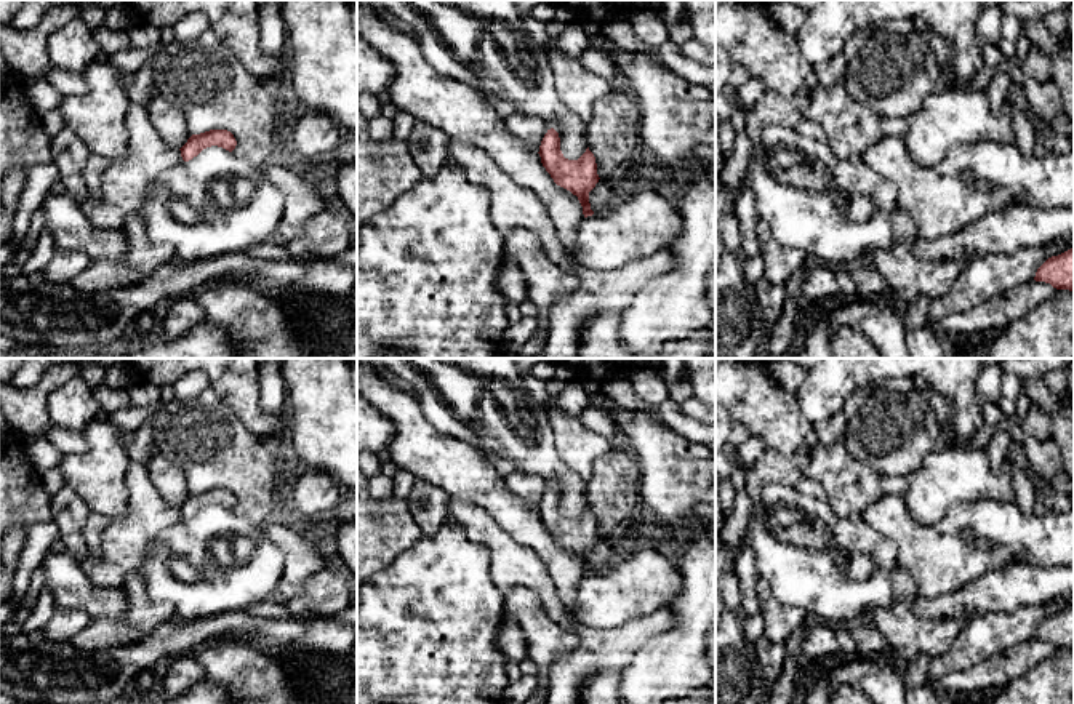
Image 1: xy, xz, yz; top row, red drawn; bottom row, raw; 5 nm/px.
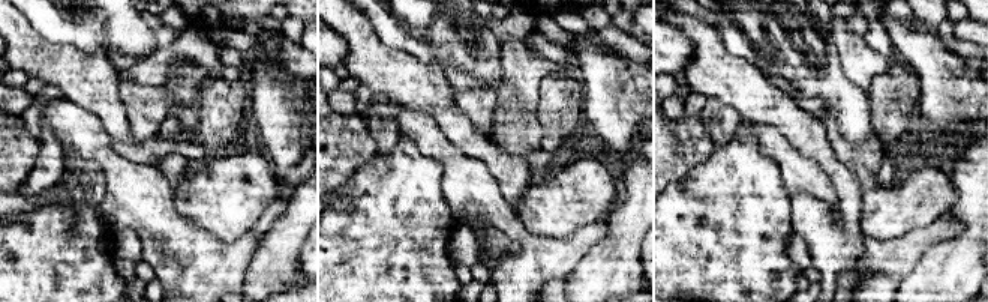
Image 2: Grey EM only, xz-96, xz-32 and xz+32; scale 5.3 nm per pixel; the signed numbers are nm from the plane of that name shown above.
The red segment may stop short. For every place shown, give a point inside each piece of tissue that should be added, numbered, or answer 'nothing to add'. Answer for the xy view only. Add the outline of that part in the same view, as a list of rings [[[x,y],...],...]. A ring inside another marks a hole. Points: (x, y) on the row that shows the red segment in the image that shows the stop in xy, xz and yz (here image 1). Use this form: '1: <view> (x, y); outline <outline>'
nothing to add

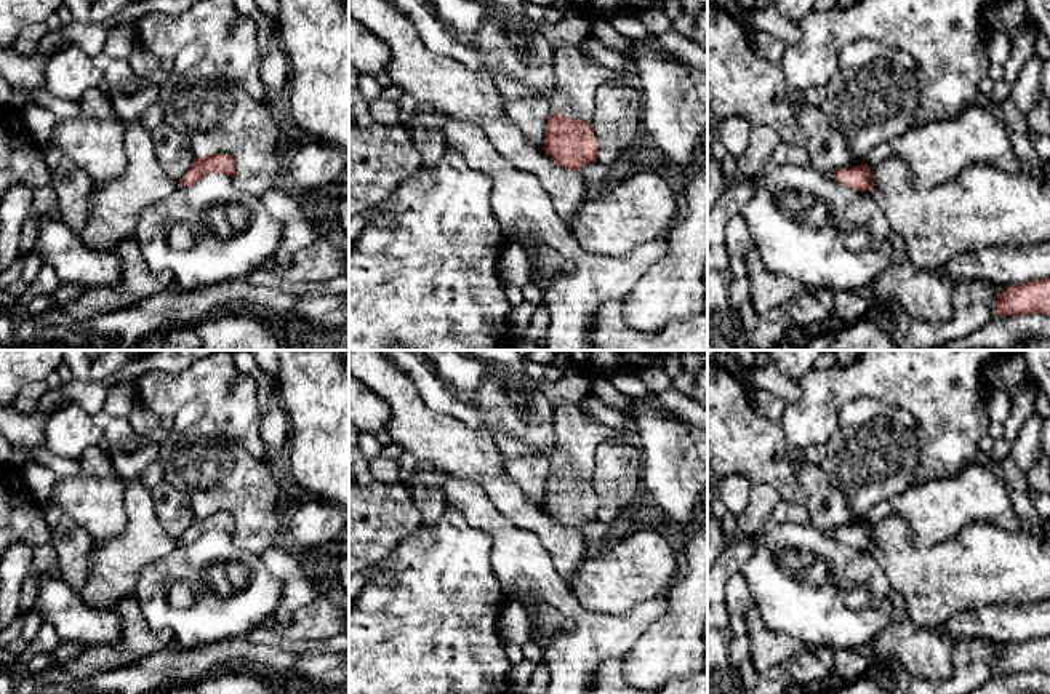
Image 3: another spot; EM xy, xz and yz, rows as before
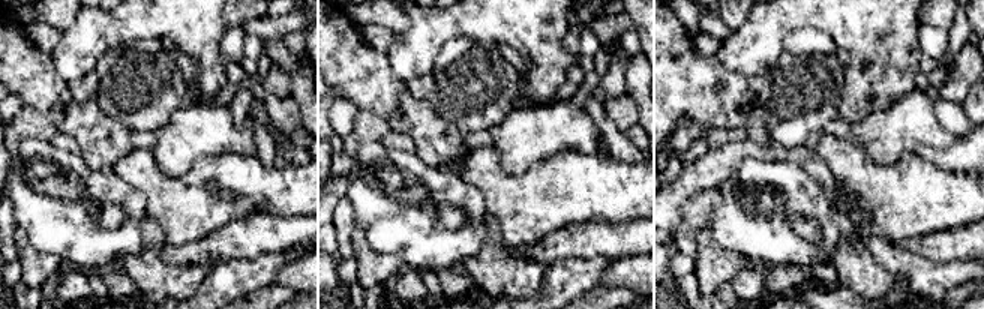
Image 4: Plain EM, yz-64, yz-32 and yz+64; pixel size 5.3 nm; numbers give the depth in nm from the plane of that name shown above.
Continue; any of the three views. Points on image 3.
1: xz (577, 75); outline [[[576,45],[554,50],[554,75],[557,93],[552,110],[559,115],[591,122],[597,88],[608,80],[632,80],[629,72],[608,69],[583,54]]]

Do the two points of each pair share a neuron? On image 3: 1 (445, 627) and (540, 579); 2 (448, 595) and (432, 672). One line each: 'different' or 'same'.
1: different
2: same

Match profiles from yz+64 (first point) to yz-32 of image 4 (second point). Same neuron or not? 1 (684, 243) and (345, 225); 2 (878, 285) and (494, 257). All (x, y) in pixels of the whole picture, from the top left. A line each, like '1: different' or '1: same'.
1: same
2: same

